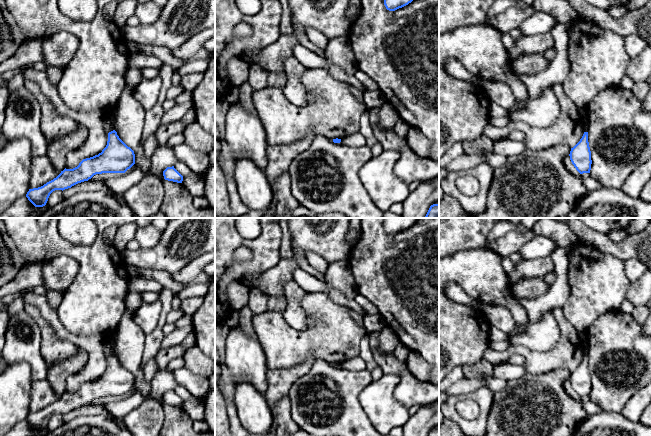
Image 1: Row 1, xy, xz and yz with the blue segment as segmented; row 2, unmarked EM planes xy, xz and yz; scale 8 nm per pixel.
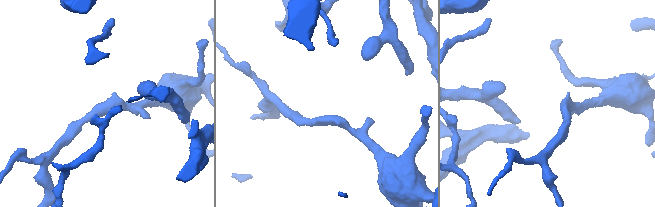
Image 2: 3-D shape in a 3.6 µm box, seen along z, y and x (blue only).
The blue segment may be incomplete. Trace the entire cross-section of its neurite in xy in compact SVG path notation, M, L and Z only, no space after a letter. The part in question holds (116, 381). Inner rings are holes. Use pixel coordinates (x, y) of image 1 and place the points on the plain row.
M111 340L104 342L103 349L108 356L108 365L102 376L83 383L73 393L65 392L56 402L43 410L29 413L26 421L35 431L45 430L50 418L55 414L63 415L71 412L78 407L88 405L96 398L125 397L135 388L134 375L117 359L114 343Z

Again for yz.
M587 340L582 341L582 350L584 358L580 365L571 372L570 384L576 394L580 397L590 397L591 394L591 375L588 366L588 342Z

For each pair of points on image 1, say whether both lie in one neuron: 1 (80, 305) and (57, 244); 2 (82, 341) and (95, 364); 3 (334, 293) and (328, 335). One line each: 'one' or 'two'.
1: one
2: one
3: two

